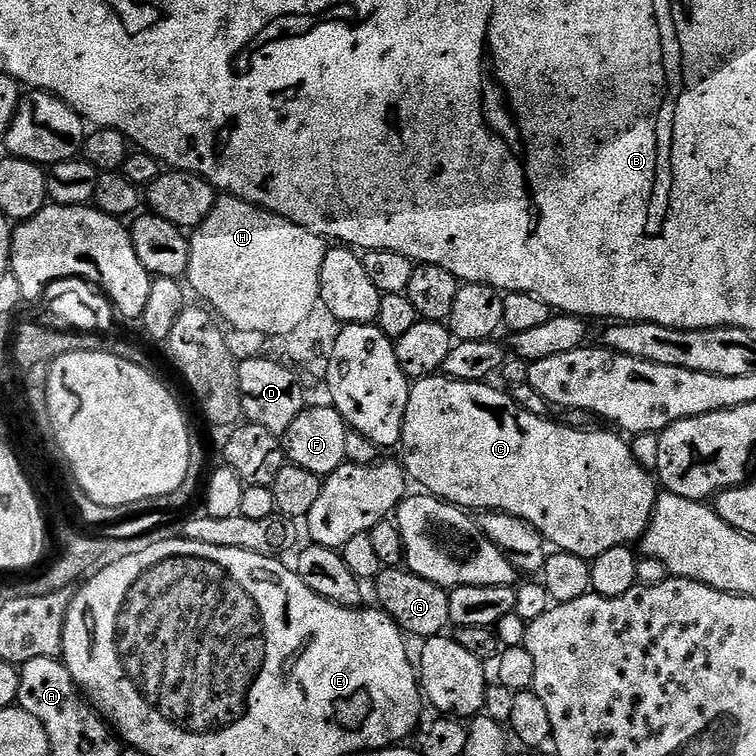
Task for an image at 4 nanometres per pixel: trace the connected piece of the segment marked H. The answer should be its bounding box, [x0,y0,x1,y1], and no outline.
[187,195,329,338]

